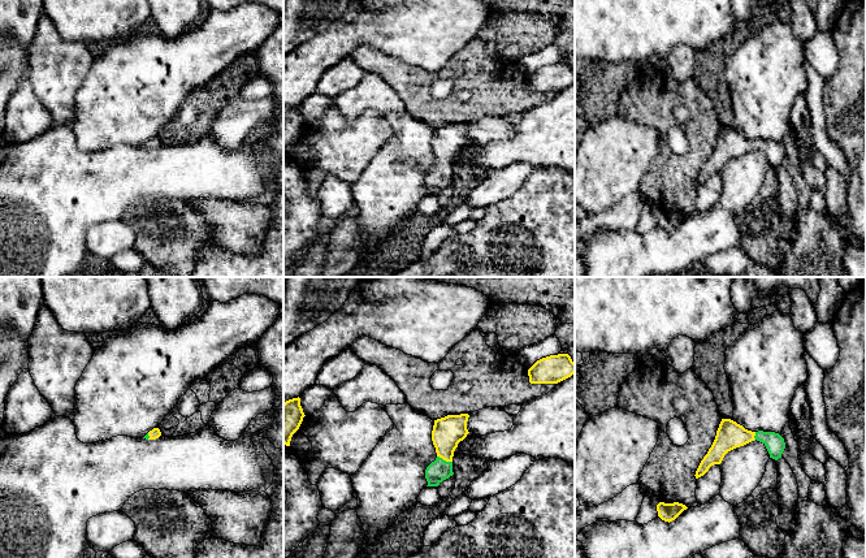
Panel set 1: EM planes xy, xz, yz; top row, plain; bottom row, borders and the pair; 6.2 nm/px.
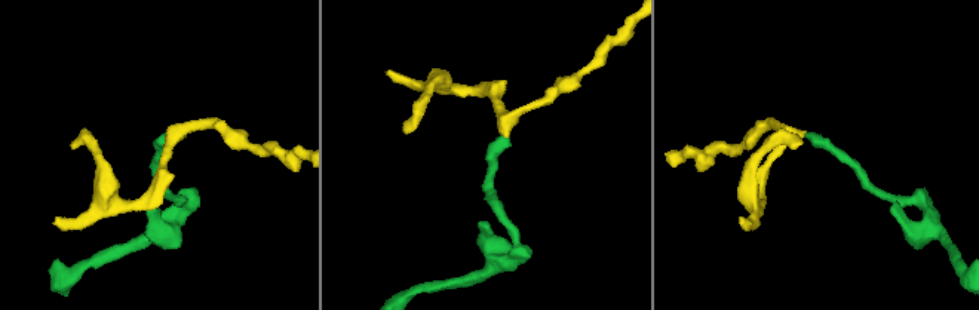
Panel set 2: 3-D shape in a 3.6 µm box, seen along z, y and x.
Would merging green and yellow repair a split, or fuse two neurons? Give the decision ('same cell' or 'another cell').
same cell

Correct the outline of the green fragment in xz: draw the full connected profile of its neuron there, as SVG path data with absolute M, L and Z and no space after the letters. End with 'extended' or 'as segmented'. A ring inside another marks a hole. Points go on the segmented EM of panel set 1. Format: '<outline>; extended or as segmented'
M460 414L434 420L432 441L437 458L425 470L426 486L438 486L454 475L453 457L458 444L469 433L467 429L468 418L468 414Z; extended

